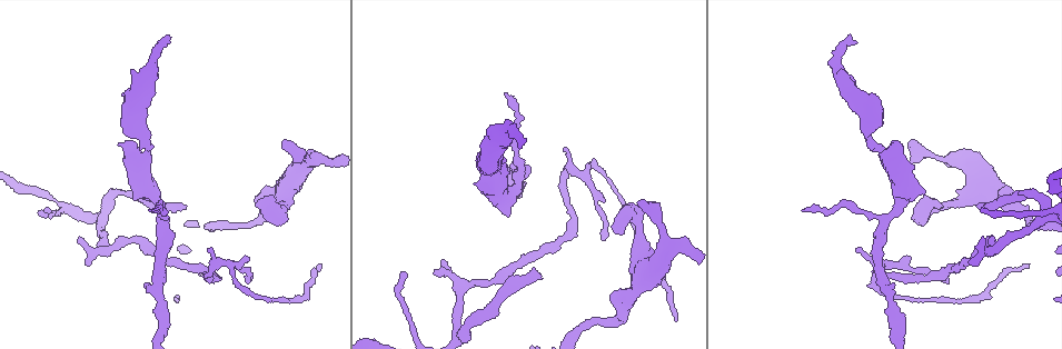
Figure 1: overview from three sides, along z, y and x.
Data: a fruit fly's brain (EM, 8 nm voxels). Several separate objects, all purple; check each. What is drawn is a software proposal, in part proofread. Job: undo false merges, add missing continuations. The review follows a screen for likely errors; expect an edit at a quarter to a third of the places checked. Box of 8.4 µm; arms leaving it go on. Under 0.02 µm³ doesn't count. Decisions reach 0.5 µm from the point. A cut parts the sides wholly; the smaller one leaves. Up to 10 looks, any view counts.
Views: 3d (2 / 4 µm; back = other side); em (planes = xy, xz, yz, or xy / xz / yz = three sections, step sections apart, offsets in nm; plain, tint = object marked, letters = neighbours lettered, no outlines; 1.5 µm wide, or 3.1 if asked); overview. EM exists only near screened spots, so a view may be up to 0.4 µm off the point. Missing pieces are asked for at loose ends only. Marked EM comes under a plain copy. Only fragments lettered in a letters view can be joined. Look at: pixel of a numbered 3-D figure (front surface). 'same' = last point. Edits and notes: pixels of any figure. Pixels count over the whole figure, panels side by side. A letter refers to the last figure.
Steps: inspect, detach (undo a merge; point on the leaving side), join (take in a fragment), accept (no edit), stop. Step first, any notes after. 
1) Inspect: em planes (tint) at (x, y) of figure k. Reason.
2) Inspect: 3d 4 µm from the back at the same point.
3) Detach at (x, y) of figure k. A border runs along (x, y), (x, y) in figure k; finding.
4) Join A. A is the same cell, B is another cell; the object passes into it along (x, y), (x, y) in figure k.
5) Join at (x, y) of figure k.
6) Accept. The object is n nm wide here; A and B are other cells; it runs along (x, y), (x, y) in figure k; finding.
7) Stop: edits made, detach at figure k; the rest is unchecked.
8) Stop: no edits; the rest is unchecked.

Inspect: 3d 2 µm at (985, 202) of figure 1. End of a long branch.

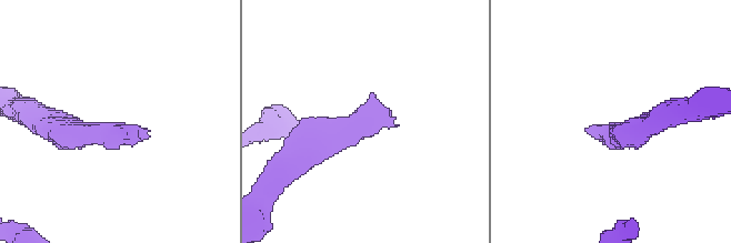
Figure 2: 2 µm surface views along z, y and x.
Inspect: em planes (letters) at (147, 131) of figure 2.

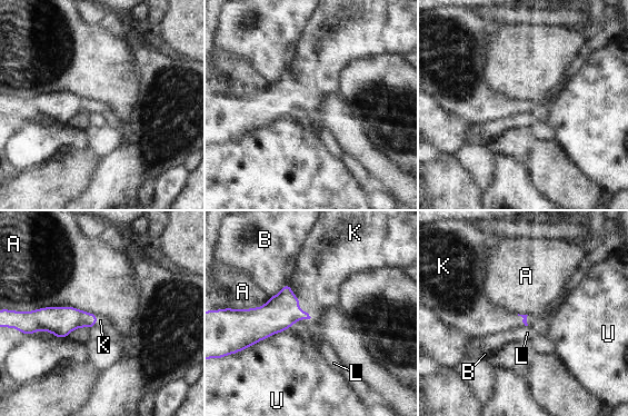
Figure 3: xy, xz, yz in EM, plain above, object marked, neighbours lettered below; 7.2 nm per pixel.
Join K. K is the same cell, A, B, L and U are other cells; the object passes into it along (281, 310), (299, 301), (318, 274) in figure 3; the cell continues.

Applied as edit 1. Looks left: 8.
Inspect: overview. Redraw.

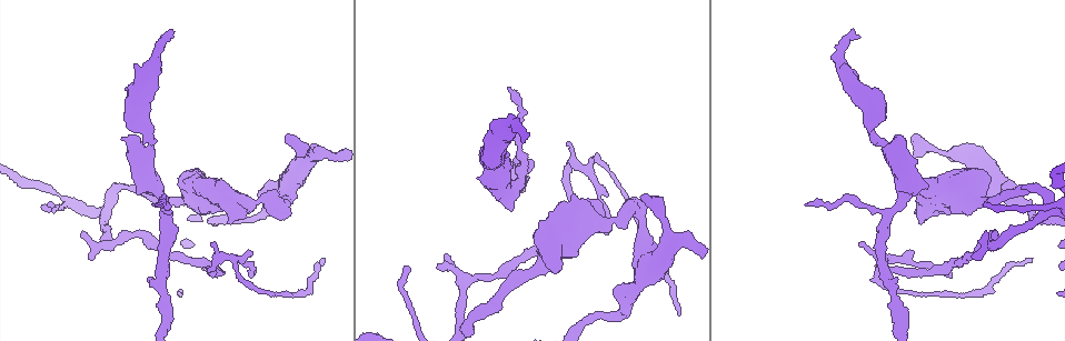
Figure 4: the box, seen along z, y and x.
Inspect: 3d 2 µm from the back at (228, 221) of figure 4. Stops while still wide.

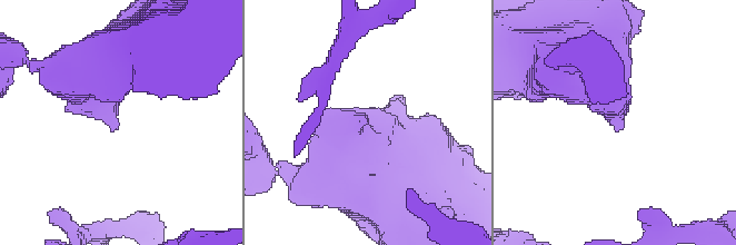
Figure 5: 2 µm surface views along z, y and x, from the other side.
Inspect: em xy step 8 (tint) at (621, 127) of figure 5.

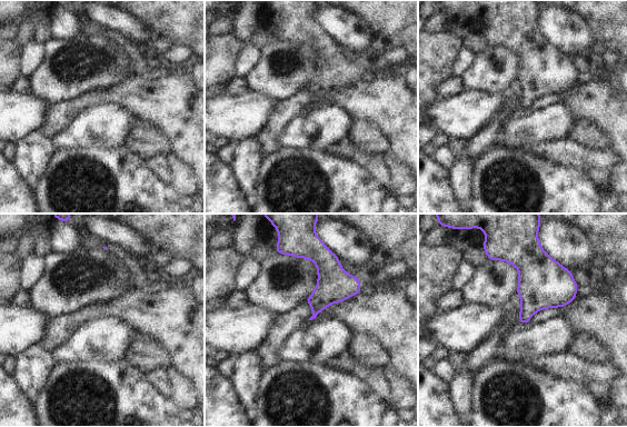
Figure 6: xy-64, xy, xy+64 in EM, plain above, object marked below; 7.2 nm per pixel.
Inspect: em planes (letters) at the same point.

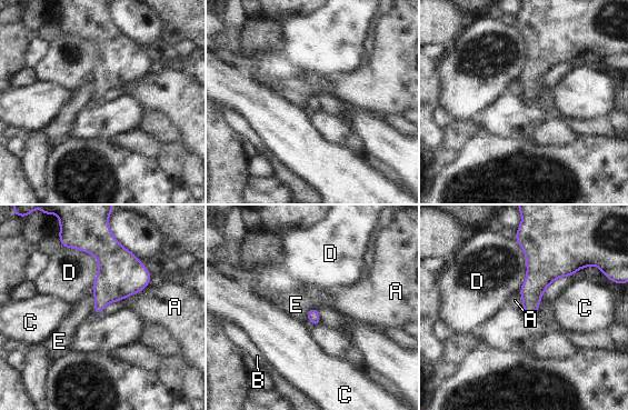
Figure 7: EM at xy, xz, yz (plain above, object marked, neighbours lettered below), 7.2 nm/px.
Accept. A, B, C, D and E are other cells; a border runs along (147, 284), (141, 290), (119, 300) in figure 7; no lettered fragment goes on from it.

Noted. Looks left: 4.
Inspect: em planes (letters) at (983, 205) of figure 4. Free end.

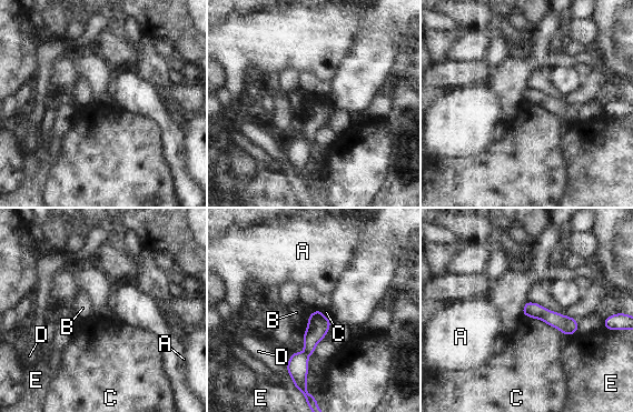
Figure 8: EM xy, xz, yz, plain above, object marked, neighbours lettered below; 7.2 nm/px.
Accept. The longest contact is with C, 340 nm; A, B, C, D and E are other cells; it runs along (318, 313), (297, 373) in figure 8; no lettered fragment goes on from it.

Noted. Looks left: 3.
Inspect: em xz step 4 (letters) at (155, 206) of figure 4. Tapers out.

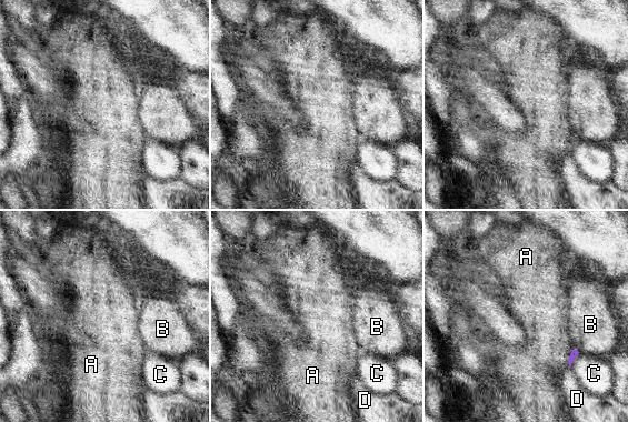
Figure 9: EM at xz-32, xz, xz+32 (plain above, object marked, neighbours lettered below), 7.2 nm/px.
Inspect: em planes (letters) at the same point. Another direction.

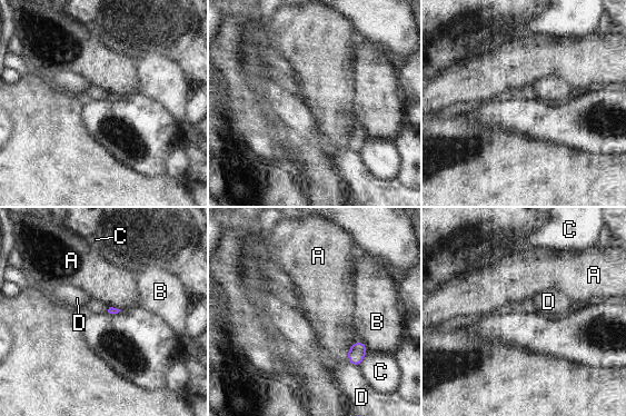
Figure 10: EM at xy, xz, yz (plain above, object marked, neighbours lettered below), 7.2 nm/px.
Accept. A, B, C and D are other cells; a border runs along (356, 340), (349, 348), (348, 360) in figure 10; no lettered fragment goes on from it.

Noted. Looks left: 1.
Stop: edits made, join at figure 3; the rest is unchecked.

